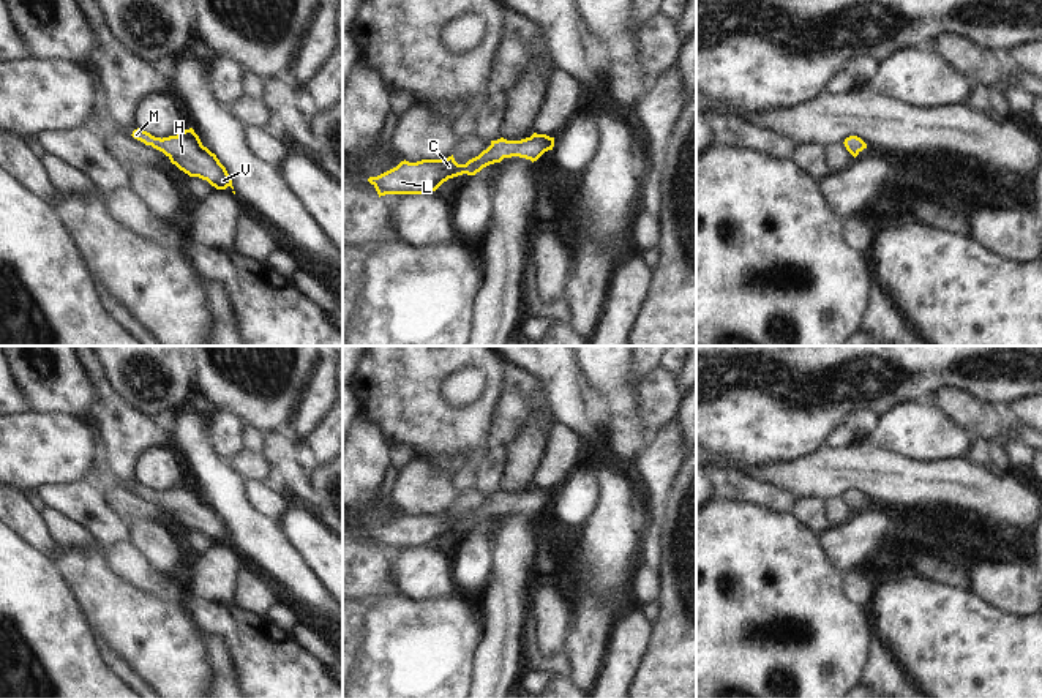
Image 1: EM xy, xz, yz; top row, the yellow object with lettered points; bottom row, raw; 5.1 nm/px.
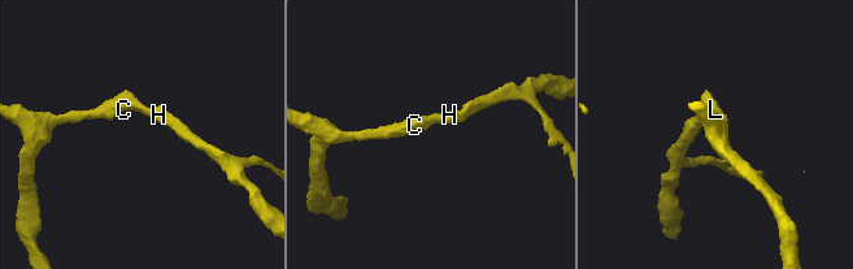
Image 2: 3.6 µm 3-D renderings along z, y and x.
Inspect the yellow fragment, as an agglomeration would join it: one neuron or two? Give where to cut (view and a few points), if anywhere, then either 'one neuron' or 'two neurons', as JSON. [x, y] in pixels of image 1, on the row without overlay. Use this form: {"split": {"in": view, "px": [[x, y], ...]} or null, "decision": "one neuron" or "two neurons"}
{"split": null, "decision": "one neuron"}

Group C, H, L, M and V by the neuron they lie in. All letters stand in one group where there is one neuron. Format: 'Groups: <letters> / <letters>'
Groups: C H L M V

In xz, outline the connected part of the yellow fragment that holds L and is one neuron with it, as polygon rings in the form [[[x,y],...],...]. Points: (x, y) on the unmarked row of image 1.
[[[534,486],[521,494],[504,491],[491,494],[491,499],[466,518],[458,518],[452,510],[442,513],[401,515],[396,521],[369,531],[379,551],[385,548],[423,548],[436,545],[448,532],[467,527],[475,529],[483,521],[500,516],[504,512],[519,510],[537,515],[545,505],[553,504],[554,491]]]

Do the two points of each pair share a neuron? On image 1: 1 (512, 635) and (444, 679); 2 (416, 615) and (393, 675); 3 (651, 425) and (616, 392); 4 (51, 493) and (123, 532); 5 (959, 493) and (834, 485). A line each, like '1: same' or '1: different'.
1: different
2: same
3: different
4: same
5: same

